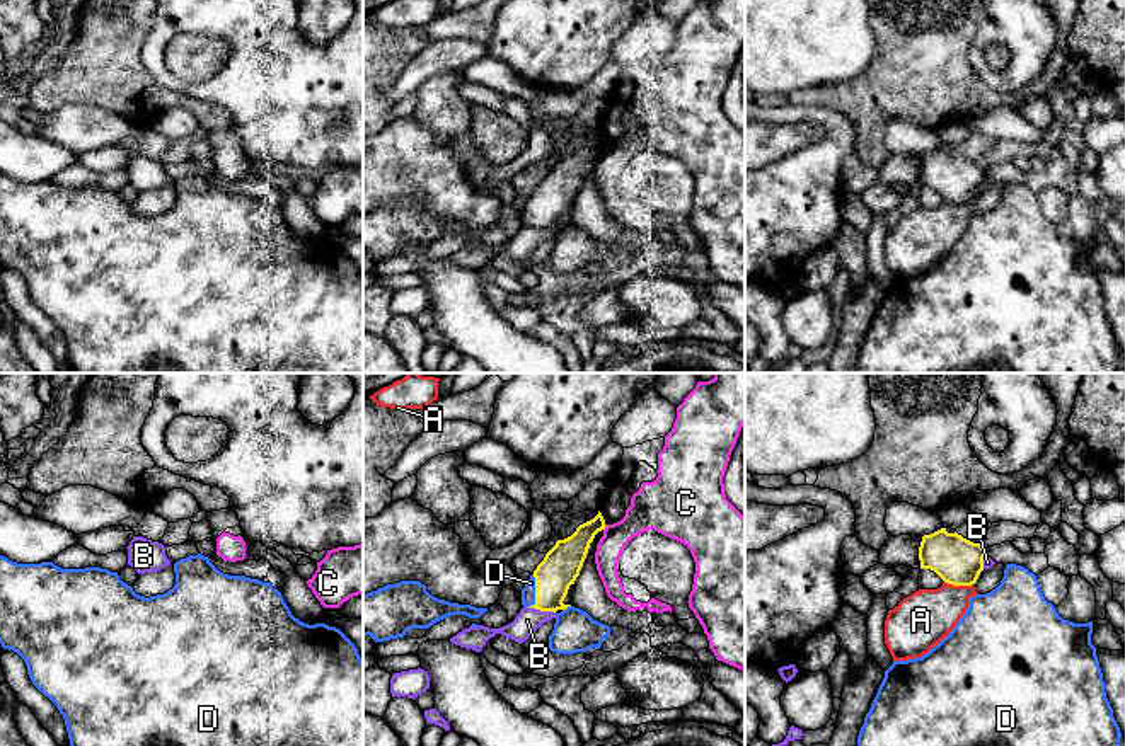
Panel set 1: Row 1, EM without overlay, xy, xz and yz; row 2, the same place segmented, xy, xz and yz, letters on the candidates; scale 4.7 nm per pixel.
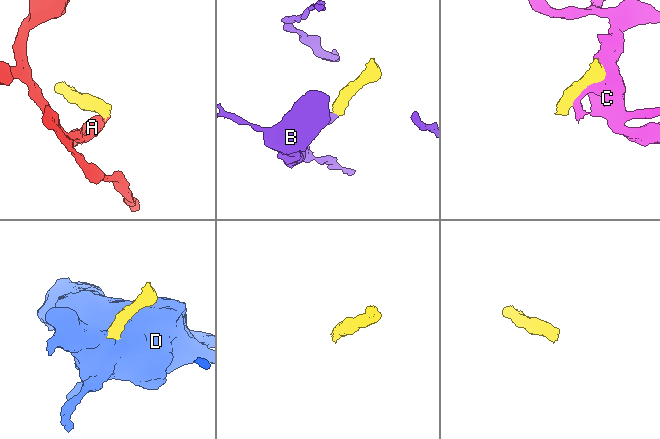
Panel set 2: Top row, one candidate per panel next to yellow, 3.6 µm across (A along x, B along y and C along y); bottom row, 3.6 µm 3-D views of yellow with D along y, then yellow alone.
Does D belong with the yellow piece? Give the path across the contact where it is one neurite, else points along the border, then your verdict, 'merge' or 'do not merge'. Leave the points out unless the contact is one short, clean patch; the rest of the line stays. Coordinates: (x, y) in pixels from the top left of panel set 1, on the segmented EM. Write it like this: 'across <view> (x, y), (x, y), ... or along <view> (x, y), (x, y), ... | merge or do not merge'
across xz (561, 566), (536, 591), (529, 591) | merge

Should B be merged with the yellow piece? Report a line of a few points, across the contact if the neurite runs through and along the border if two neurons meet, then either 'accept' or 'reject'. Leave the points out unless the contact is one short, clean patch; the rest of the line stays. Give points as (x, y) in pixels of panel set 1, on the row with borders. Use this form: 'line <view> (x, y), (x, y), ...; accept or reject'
line xz (527, 607), (554, 614); reject

